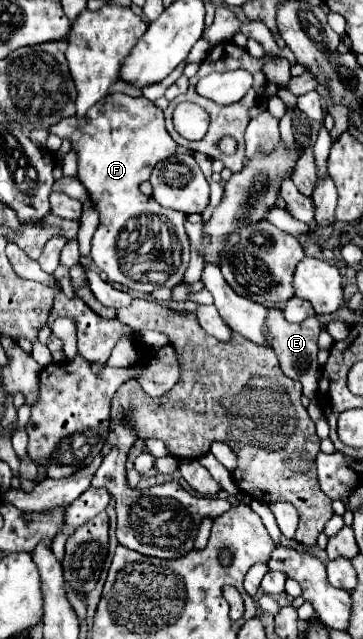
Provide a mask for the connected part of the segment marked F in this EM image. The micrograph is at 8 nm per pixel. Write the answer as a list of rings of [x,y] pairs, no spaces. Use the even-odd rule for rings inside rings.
[[[113,93],[105,99],[97,101],[81,121],[77,117],[65,117],[59,123],[51,125],[49,133],[59,135],[61,139],[67,137],[79,155],[79,171],[81,183],[87,187],[91,201],[99,209],[99,227],[91,241],[91,259],[107,275],[111,283],[127,285],[129,289],[151,293],[157,287],[175,287],[183,281],[183,273],[189,265],[189,239],[185,233],[185,213],[161,207],[151,197],[145,197],[139,191],[139,183],[149,179],[153,167],[169,155],[175,155],[179,145],[165,129],[163,111],[145,97],[129,97],[125,93]]]

